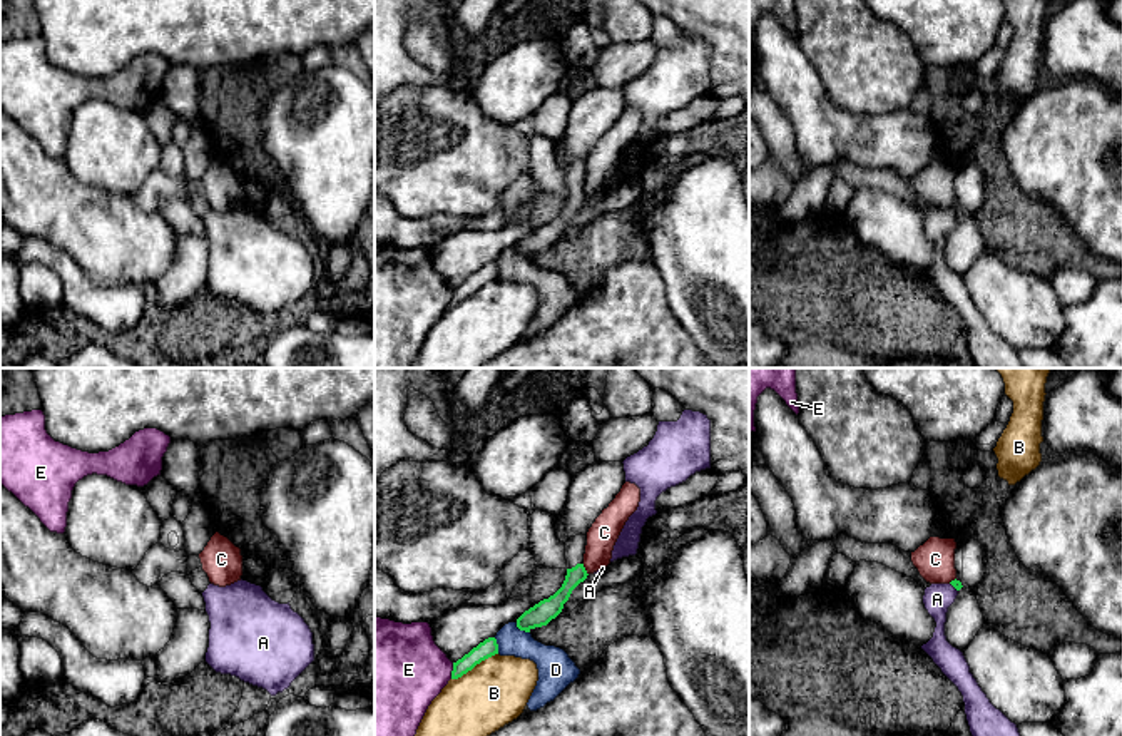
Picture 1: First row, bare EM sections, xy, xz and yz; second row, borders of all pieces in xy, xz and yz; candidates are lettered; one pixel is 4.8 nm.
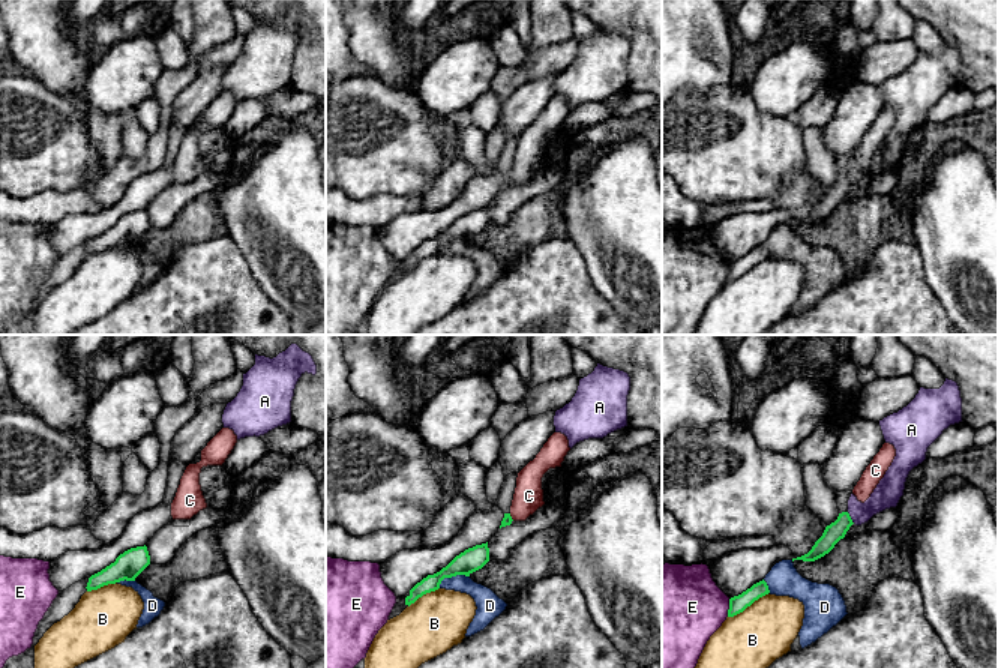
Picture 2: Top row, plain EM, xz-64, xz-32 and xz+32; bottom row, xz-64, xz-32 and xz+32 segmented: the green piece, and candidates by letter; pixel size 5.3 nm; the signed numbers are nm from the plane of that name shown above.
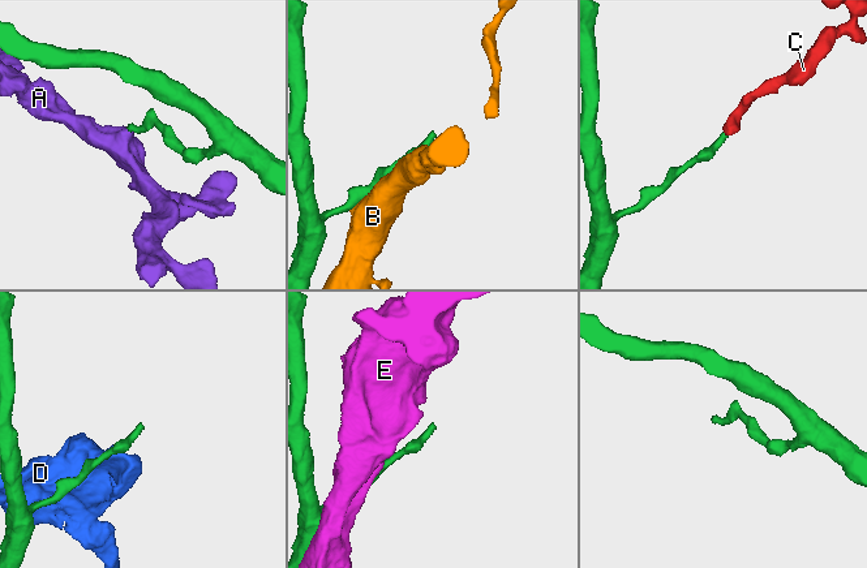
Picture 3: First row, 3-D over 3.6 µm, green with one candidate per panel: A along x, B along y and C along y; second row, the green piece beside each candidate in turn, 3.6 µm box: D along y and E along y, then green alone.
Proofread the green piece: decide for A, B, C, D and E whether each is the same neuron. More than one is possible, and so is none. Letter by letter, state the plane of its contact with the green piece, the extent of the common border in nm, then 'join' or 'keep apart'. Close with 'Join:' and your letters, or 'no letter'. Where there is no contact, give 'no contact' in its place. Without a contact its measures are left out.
A: yz | 60 nm | keep apart
B: xz | 260 nm | keep apart
C: xz | 60 nm | keep apart
D: xz | 90 nm | keep apart
E: xz | 80 nm | keep apart
Join: no letter

